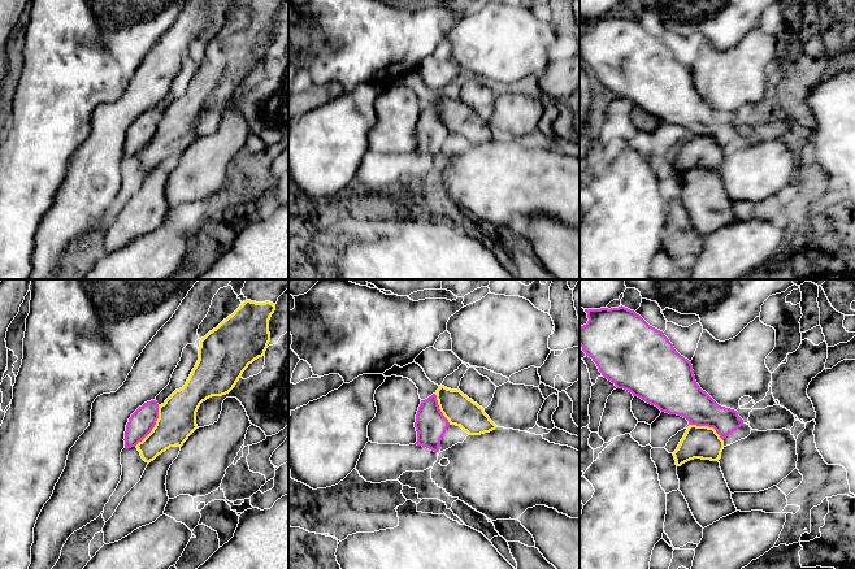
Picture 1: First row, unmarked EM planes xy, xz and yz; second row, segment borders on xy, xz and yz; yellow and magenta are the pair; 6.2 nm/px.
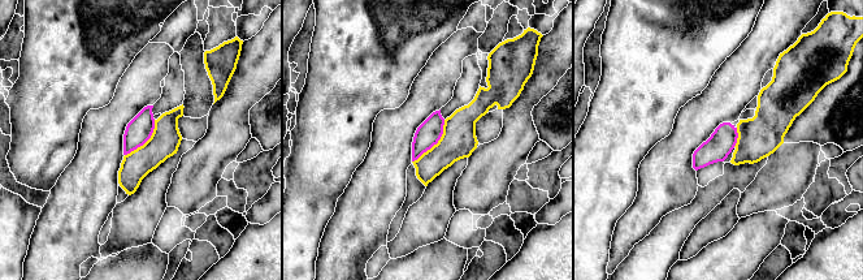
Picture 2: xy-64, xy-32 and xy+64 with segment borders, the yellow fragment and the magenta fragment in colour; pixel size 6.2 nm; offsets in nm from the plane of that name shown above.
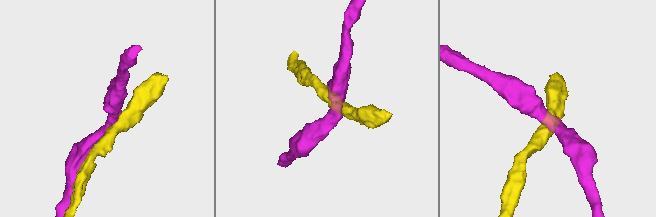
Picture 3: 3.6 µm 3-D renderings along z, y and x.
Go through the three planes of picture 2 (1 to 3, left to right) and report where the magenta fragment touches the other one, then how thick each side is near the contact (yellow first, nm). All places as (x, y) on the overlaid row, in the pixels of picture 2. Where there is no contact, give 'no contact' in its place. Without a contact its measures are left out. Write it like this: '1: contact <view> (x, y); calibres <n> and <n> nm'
1: contact xy-64 (147, 141); calibres 190 and 160 nm
2: contact xy-32 (437, 143); calibres 220 and 150 nm
3: contact xy+64 (738, 137); calibres 260 and 160 nm

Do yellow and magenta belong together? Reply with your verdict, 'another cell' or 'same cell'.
another cell

